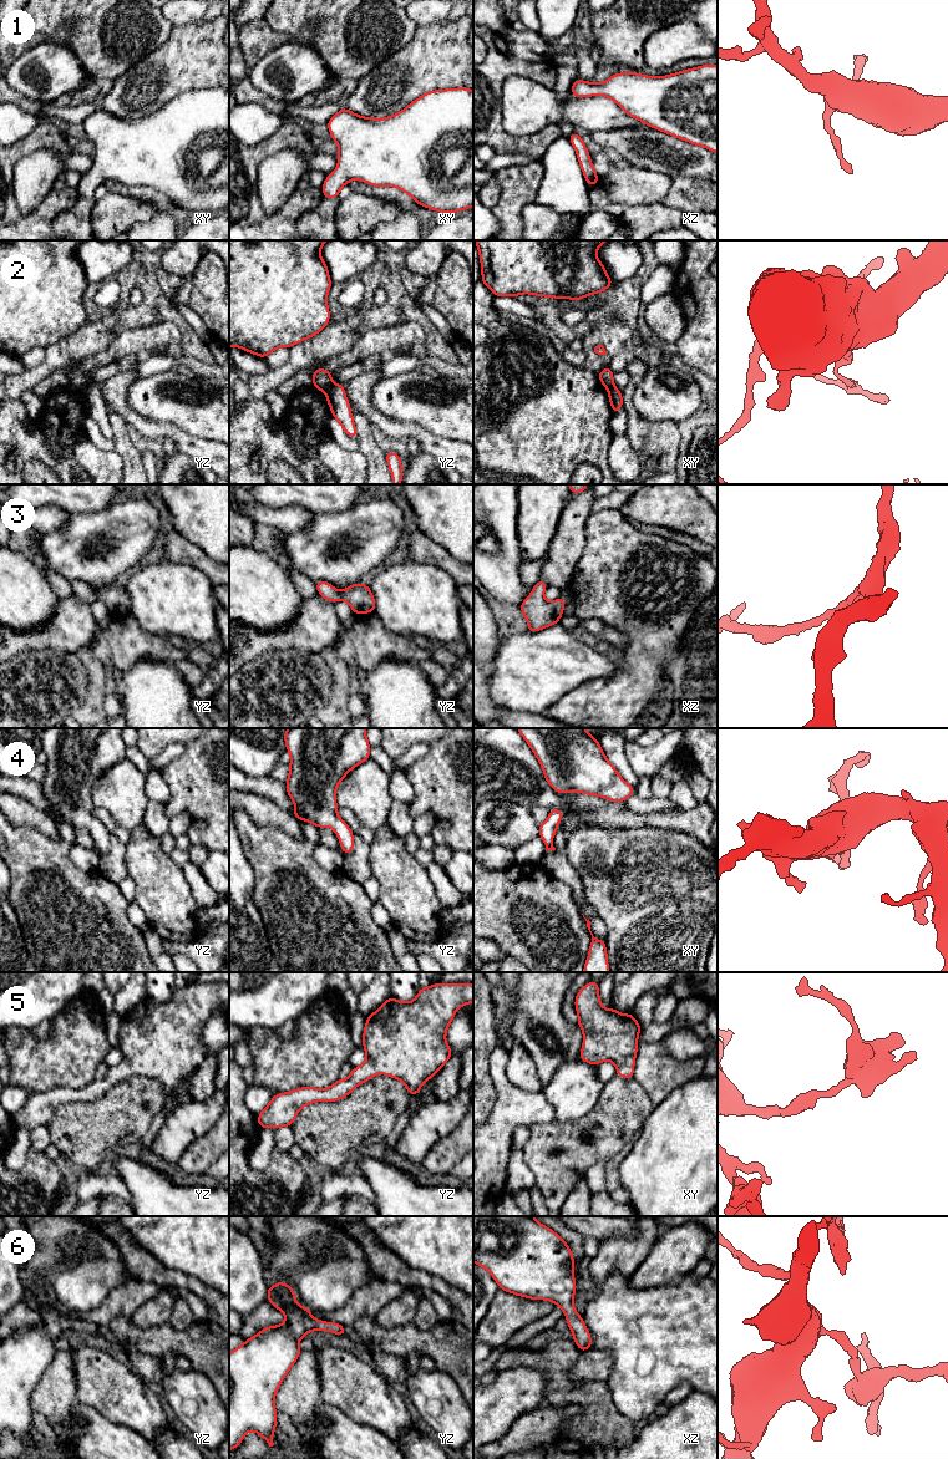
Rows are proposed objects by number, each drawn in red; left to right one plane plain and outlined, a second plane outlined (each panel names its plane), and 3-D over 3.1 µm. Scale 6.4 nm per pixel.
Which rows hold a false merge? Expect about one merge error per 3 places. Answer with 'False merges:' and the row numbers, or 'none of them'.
False merges: 2

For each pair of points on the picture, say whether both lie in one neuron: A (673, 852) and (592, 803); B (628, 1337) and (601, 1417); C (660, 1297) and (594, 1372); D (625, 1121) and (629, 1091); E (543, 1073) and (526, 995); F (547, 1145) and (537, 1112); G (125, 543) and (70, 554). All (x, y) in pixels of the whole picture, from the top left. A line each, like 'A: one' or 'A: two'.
A: two
B: two
C: two
D: one
E: one
F: two
G: one

